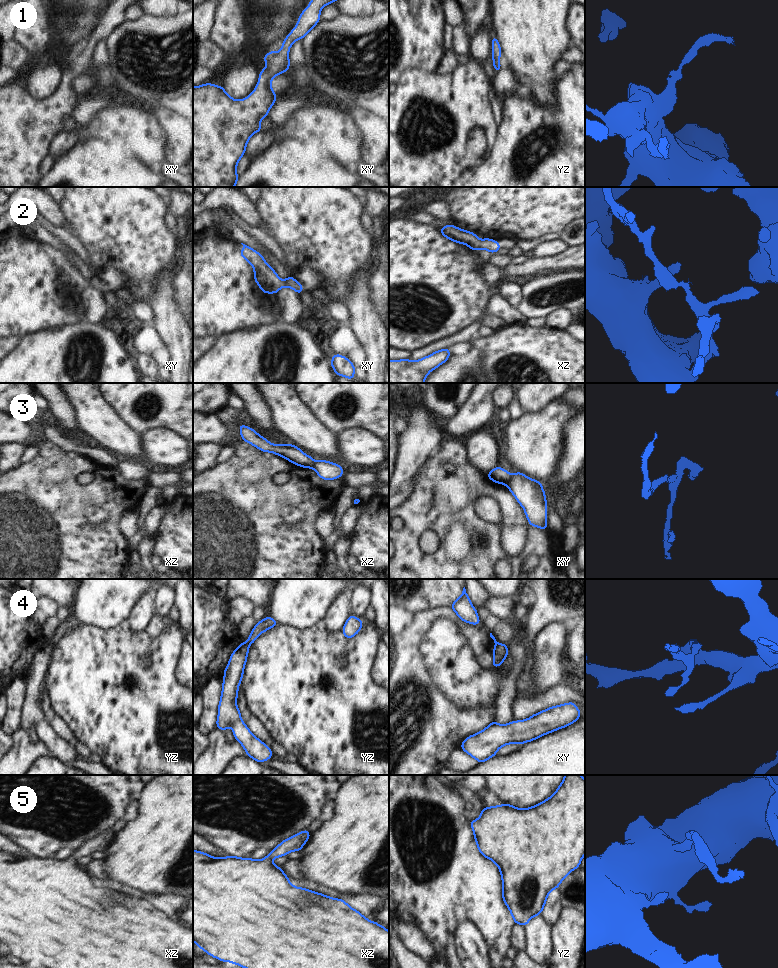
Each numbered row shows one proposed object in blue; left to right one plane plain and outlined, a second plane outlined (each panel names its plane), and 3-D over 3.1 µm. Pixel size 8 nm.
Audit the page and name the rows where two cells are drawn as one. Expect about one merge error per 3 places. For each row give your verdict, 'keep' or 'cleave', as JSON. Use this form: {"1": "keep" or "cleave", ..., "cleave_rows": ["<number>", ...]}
{"1": "keep", "2": "keep", "3": "cleave", "4": "cleave", "5": "keep", "cleave_rows": ["3", "4"]}

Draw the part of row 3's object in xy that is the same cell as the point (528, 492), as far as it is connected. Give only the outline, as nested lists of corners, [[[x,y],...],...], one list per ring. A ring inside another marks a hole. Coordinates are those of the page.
[[[516,471],[506,486],[523,507],[529,524],[546,530],[547,500],[542,483]]]

